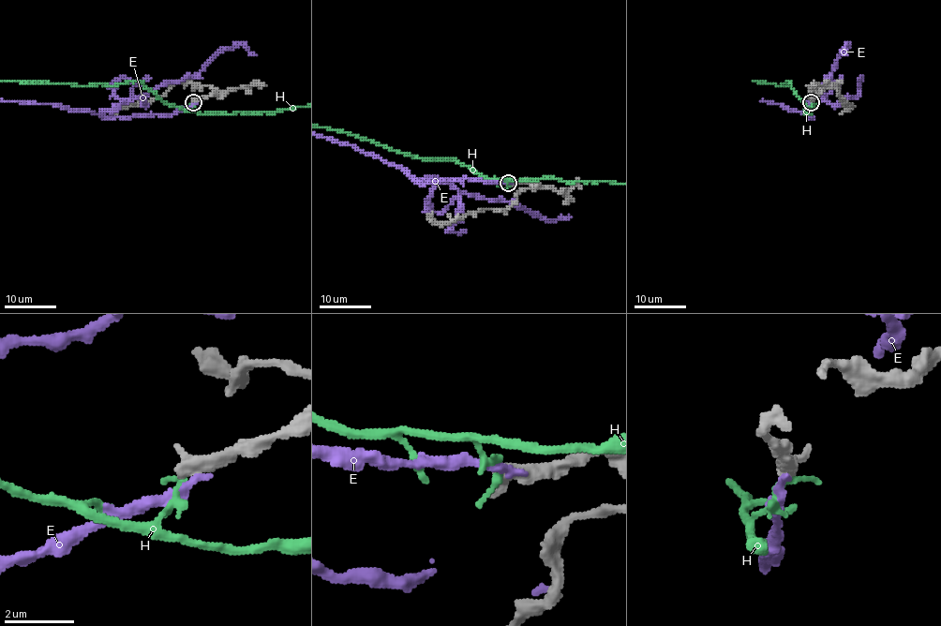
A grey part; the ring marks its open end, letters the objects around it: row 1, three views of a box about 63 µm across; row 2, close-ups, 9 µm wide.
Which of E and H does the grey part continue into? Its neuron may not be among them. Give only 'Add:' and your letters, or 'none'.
Add: none

